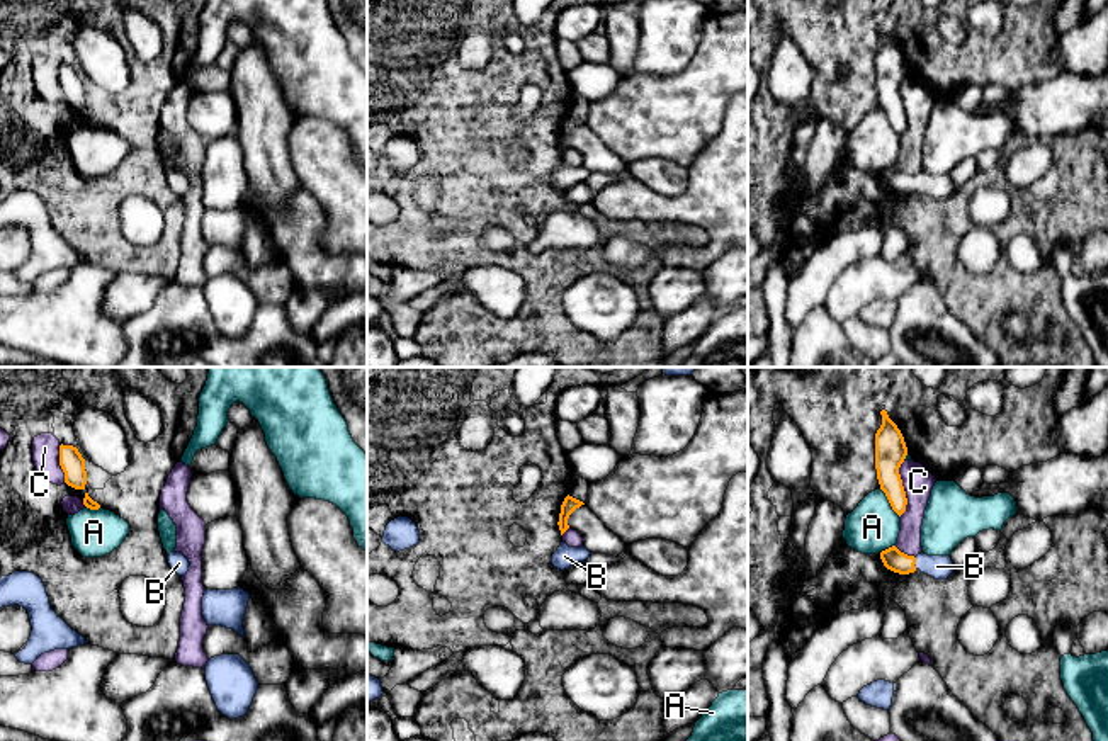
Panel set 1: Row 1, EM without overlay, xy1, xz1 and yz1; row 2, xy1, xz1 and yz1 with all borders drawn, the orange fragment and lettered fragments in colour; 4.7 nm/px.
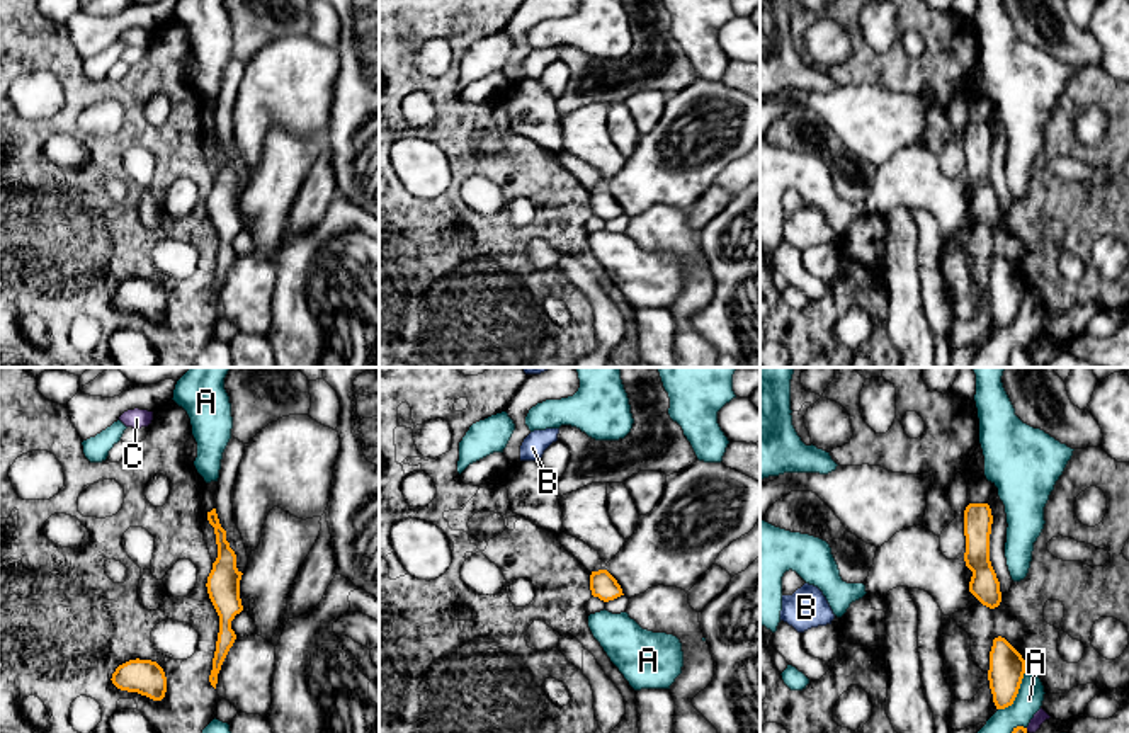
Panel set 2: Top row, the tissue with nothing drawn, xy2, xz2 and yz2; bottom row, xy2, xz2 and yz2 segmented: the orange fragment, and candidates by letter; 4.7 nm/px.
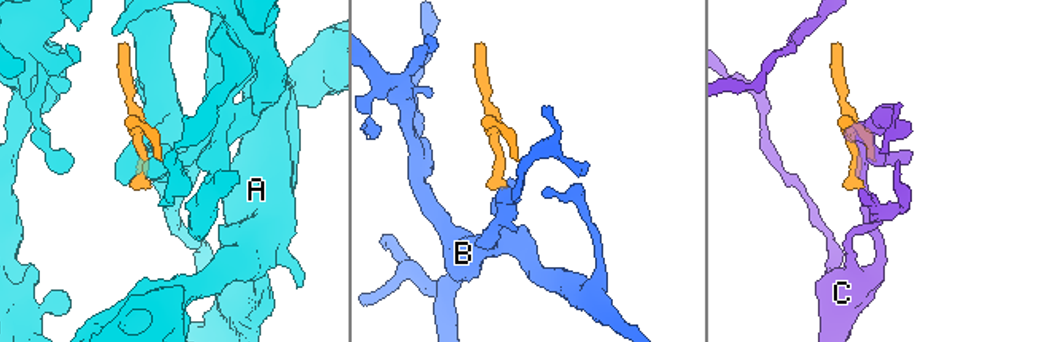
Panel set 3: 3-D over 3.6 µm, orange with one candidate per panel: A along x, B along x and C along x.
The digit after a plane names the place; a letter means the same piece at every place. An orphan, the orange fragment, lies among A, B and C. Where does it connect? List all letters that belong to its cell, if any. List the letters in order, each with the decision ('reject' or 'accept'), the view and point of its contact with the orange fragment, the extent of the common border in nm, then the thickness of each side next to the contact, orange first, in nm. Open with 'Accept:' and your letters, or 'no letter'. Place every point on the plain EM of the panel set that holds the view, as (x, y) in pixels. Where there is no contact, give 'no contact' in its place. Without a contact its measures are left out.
Accept: B
A: reject | yz2 (1017, 310) | 260 nm | 170/150 nm
B: accept | yz1 (915, 182) | 60 nm | 100/110 nm
C: reject | yz1 (903, 107) | 280 nm | 150/150 nm

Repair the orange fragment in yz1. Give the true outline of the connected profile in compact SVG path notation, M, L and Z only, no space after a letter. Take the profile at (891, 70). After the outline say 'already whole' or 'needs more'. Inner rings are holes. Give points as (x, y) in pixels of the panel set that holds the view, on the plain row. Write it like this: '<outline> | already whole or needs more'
M882 29L882 44L875 53L875 88L880 109L885 112L892 129L901 136L906 131L907 117L899 87L907 75L904 56L897 44Z | already whole

